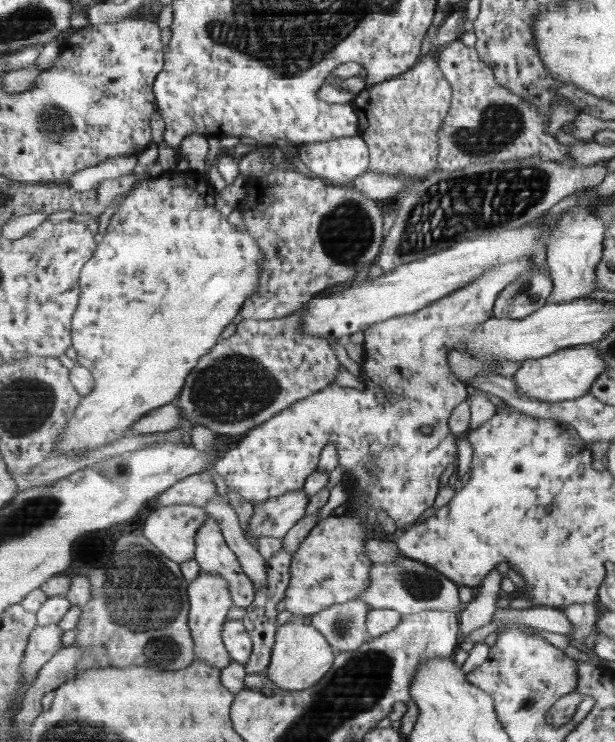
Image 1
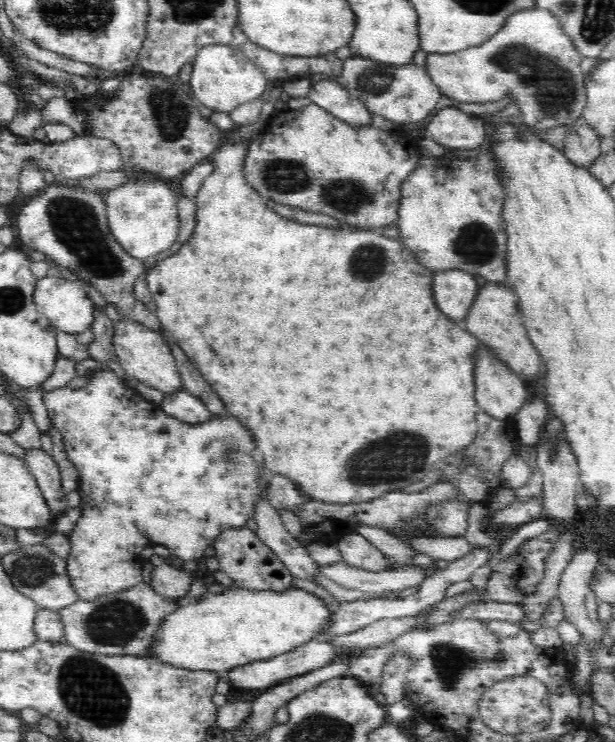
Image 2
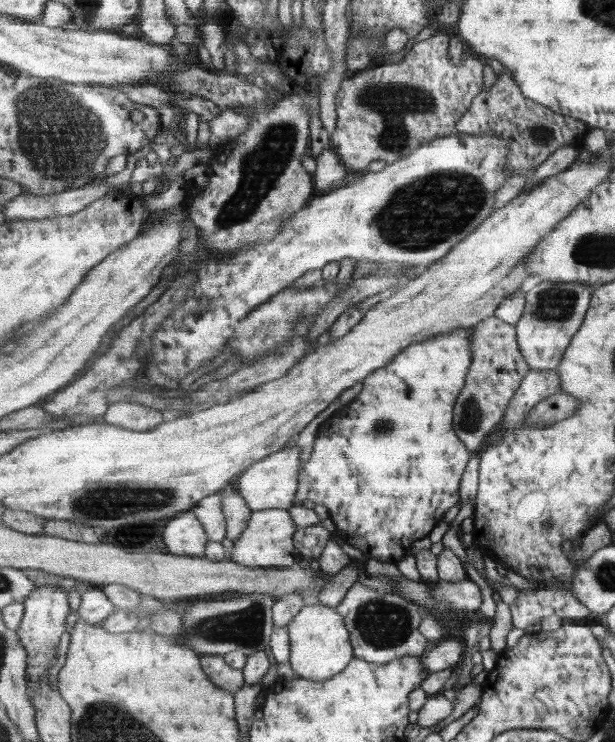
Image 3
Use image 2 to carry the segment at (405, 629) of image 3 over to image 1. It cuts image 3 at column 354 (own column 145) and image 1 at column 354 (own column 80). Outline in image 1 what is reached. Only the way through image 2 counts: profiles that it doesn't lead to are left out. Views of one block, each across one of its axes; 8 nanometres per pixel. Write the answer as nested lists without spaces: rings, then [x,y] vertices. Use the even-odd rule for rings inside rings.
[[[355,599],[314,614],[311,624],[326,636],[337,654],[351,652],[371,639],[366,623],[370,610],[368,602]]]

